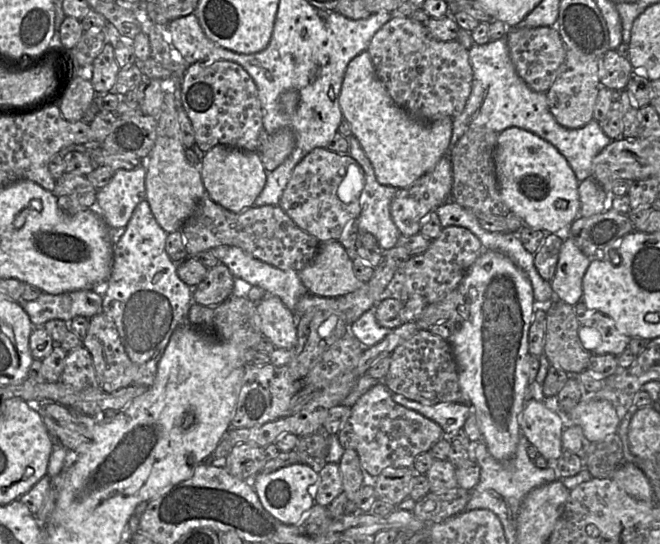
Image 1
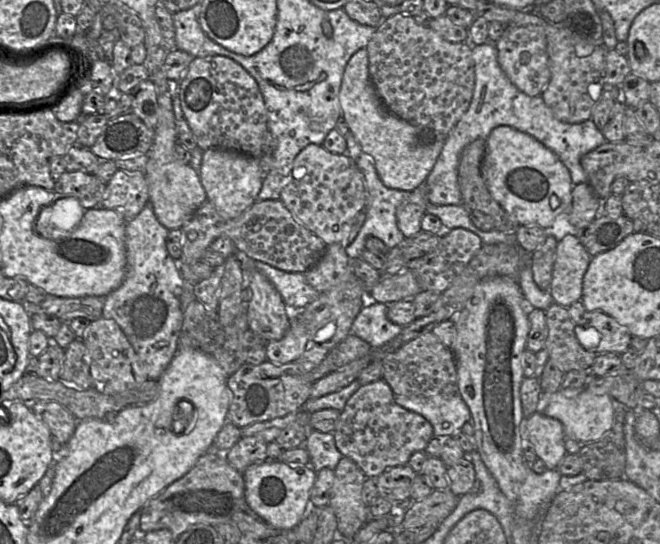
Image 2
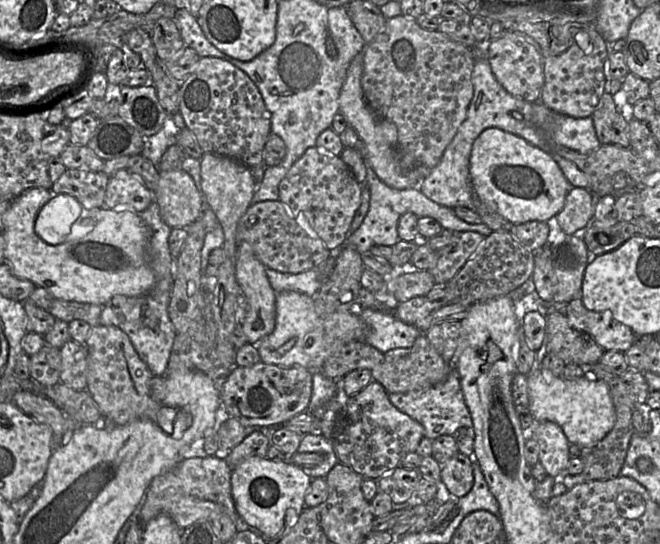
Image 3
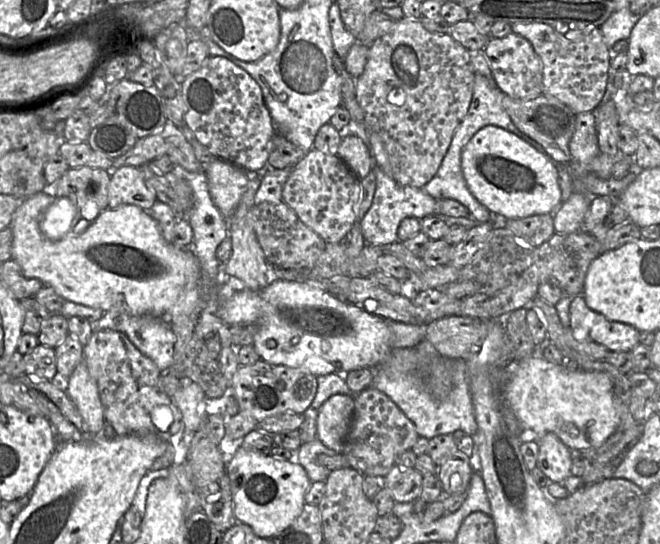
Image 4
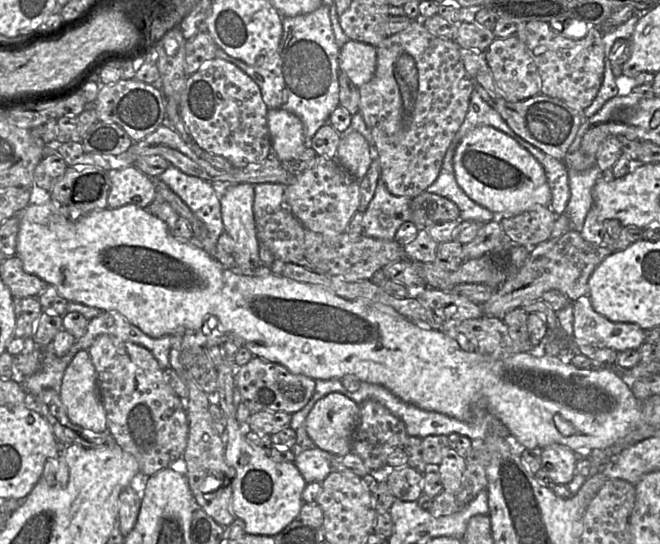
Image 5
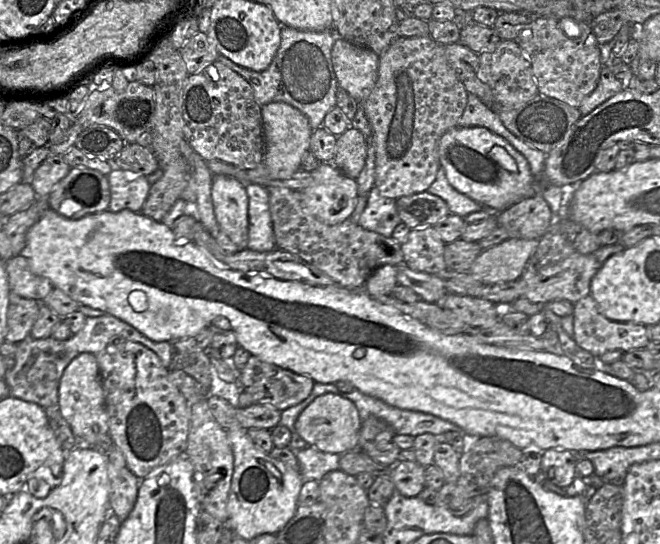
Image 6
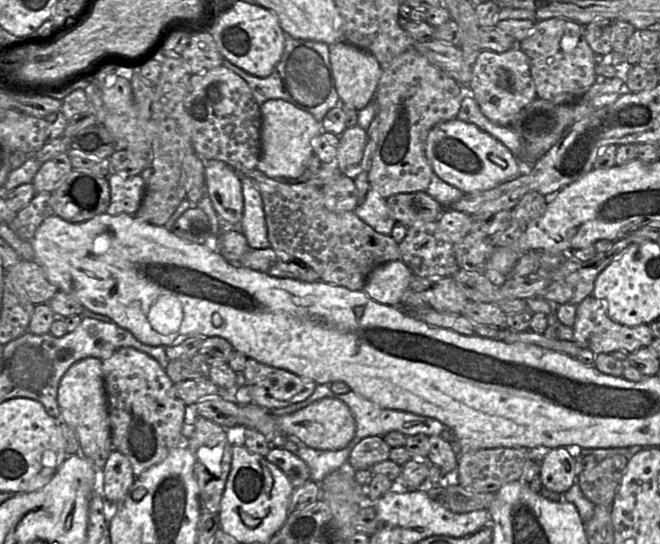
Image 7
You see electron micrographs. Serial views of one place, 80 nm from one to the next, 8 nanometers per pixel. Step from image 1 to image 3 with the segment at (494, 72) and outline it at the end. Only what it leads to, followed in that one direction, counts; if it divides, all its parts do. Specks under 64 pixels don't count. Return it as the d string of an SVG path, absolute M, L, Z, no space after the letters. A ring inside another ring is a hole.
M487 57L477 58L472 72L473 98L465 120L459 126L453 140L445 149L439 163L419 184L420 191L439 205L466 207L476 211L475 194L469 173L469 162L475 139L487 128L499 128L515 134L533 146L551 155L573 187L590 190L590 182L575 163L554 152L554 145L565 146L582 154L597 150L601 144L597 138L592 116L573 118L552 111L541 101L528 102L508 93L495 78Z

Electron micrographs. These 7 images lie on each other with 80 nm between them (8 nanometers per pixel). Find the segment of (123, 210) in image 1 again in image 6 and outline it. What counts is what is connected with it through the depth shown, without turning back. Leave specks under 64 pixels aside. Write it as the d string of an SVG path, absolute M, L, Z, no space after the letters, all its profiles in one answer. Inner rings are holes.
M112 170L108 175L111 200L108 210L119 212L129 209L132 212L141 212L149 195L151 184L147 176L140 175L132 181L124 176L124 170Z

